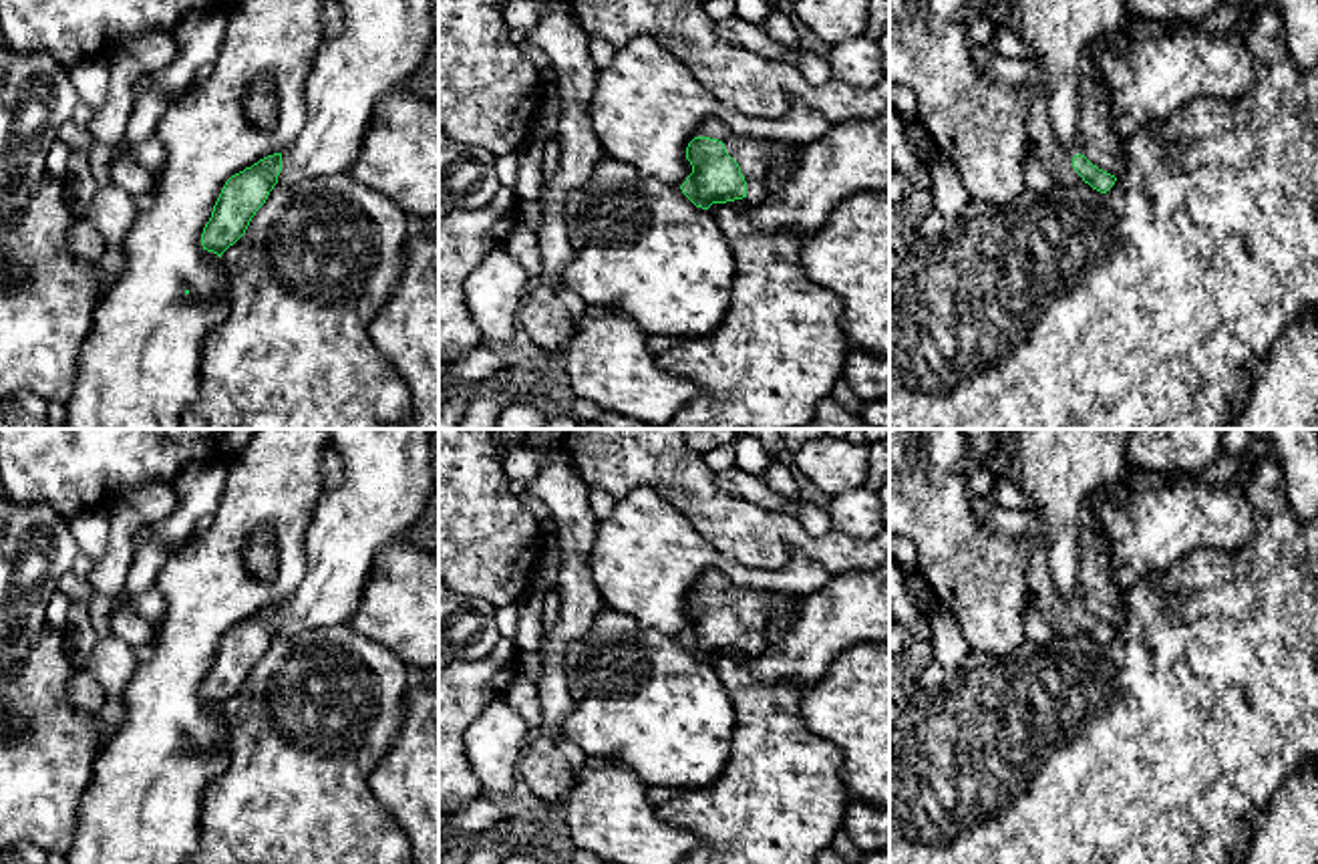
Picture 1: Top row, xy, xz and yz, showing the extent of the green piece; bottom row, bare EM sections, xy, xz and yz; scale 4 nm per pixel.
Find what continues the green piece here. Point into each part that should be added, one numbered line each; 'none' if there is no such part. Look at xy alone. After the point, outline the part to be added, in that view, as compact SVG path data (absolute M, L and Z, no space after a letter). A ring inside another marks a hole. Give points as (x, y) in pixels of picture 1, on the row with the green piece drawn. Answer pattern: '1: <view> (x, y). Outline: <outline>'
1: xy (383, 43). Outline: M332 0L342 10L344 28L318 44L304 85L306 121L282 153L278 183L294 185L310 177L348 173L362 149L376 105L394 89L406 87L419 70L435 34L433 0Z

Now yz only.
1: yz (1057, 160). Outline: M1044 83L1032 87L1026 131L1030 153L1054 183L1073 185L1083 181L1073 167L1073 157L1081 153L1081 141L1077 139L1073 145L1062 145L1056 139L1048 117L1048 87Z

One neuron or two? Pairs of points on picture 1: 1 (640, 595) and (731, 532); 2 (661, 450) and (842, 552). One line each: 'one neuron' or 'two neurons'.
1: two neurons
2: one neuron

